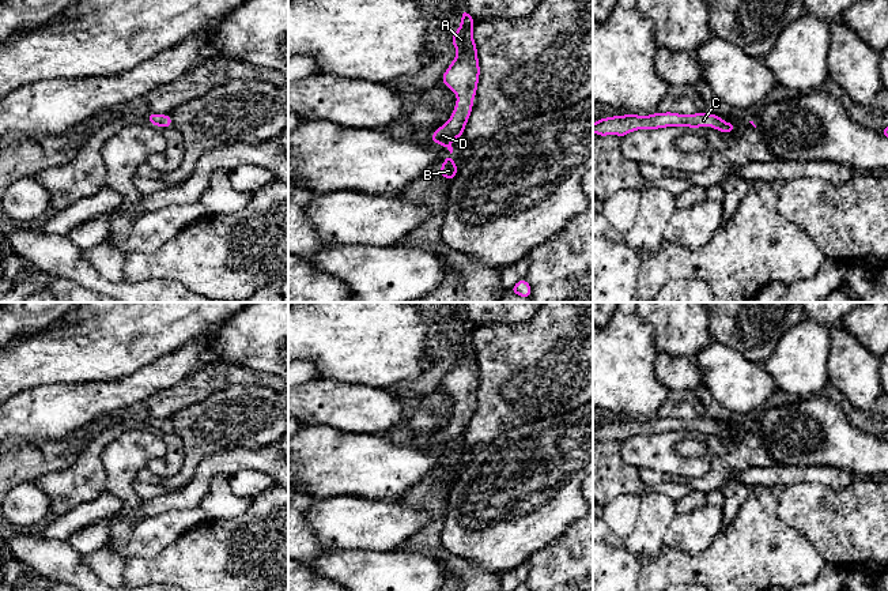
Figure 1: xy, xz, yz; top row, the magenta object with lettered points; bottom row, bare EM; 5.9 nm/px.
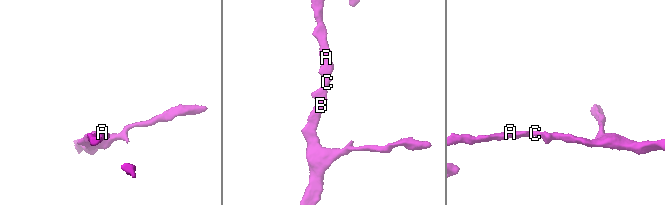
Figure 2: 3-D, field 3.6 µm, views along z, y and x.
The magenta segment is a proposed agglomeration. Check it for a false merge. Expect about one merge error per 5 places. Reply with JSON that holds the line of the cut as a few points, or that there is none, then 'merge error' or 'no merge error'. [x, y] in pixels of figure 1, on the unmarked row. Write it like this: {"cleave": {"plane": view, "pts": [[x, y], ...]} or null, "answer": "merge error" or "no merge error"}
{"cleave": null, "answer": "no merge error"}

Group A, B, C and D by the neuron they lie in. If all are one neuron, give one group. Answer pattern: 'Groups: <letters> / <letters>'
Groups: A B C D

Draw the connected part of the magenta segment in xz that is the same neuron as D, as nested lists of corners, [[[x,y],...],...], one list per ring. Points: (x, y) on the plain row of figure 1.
[[[465,313],[461,315],[461,321],[462,324],[458,330],[461,334],[453,335],[456,339],[450,340],[453,351],[457,354],[457,361],[442,380],[442,389],[457,399],[457,407],[447,428],[438,432],[430,441],[431,448],[445,451],[450,459],[453,458],[453,444],[464,441],[480,381],[477,353],[472,336],[476,325]]]

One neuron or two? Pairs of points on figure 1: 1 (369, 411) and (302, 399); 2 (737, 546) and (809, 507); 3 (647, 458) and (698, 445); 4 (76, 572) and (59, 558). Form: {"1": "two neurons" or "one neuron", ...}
{"1": "one neuron", "2": "two neurons", "3": "two neurons", "4": "one neuron"}

